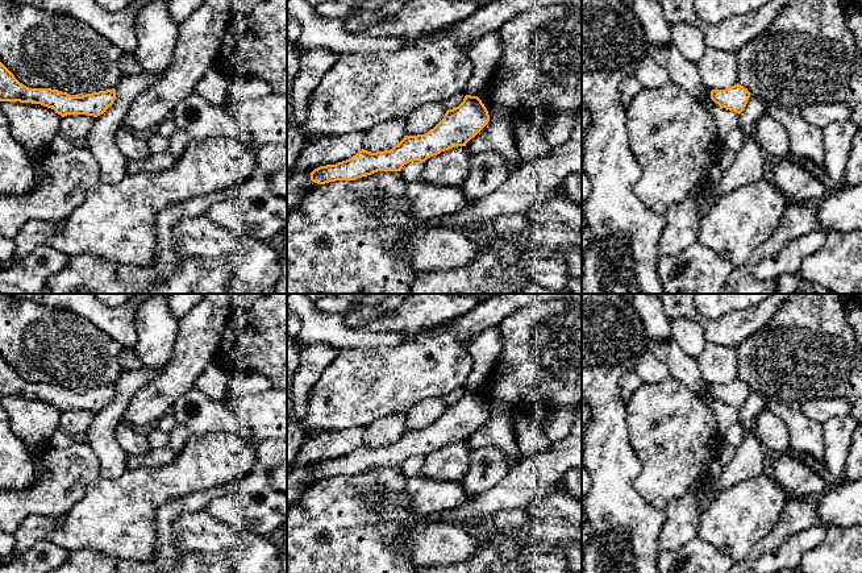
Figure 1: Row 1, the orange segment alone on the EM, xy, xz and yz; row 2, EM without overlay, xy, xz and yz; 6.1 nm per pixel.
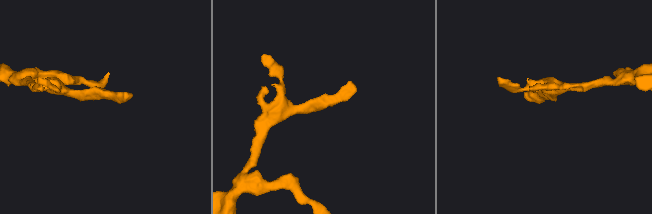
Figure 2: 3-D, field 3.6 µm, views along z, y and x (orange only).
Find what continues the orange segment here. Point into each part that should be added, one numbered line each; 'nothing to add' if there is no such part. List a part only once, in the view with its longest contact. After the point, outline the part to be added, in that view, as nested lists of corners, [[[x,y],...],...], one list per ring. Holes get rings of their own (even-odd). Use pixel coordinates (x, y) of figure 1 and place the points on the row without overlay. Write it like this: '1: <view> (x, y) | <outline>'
nothing to add

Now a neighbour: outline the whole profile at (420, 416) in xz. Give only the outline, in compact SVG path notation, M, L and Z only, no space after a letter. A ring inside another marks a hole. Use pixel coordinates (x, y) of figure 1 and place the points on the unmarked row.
M428 398L413 406L405 416L405 431L425 429L433 424L445 411L442 398Z

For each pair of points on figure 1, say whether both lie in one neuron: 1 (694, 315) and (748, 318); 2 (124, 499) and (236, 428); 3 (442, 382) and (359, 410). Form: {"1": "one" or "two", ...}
{"1": "one", "2": "two", "3": "one"}

